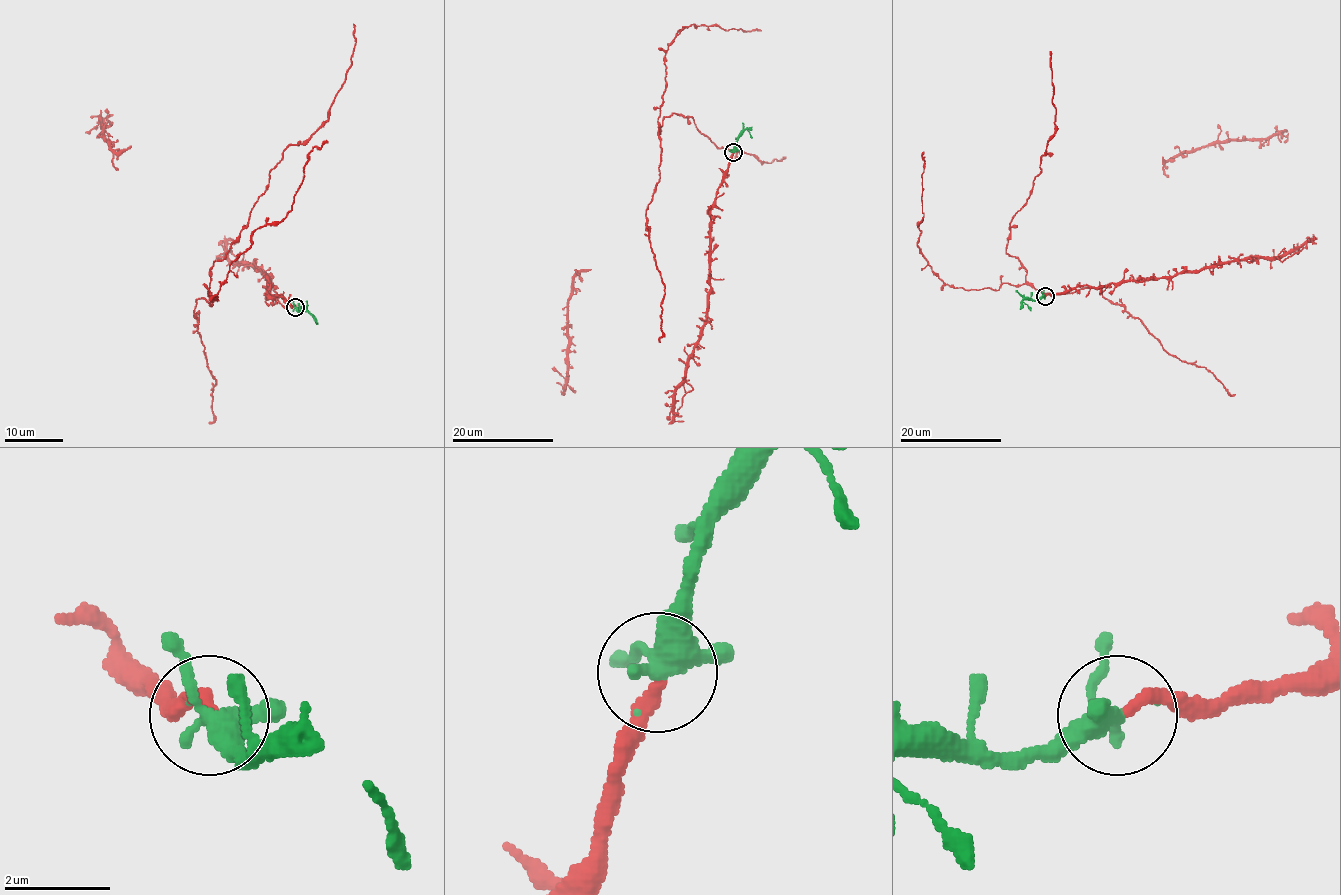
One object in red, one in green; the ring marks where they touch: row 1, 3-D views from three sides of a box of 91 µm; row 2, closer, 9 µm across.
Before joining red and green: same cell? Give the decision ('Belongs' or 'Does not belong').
Belongs

